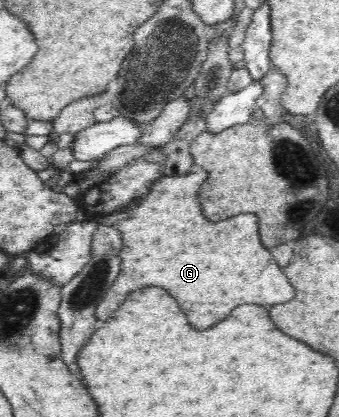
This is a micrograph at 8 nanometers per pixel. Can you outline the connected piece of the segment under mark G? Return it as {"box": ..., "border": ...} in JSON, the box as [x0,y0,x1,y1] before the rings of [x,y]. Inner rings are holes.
{"box":[96,169,294,328],"border":[[[193,169],[186,176],[166,176],[162,174],[150,186],[150,192],[136,204],[116,210],[112,214],[100,216],[96,222],[114,227],[122,233],[122,272],[112,284],[104,299],[96,308],[98,321],[110,318],[116,309],[126,301],[126,298],[140,288],[146,286],[160,286],[170,292],[182,312],[188,316],[188,322],[194,328],[212,328],[220,320],[226,320],[230,312],[240,304],[260,304],[260,306],[274,306],[284,304],[294,298],[294,288],[288,282],[282,268],[276,264],[274,256],[262,246],[258,236],[258,218],[254,214],[238,214],[228,220],[210,222],[204,218],[198,194],[200,185],[207,179],[208,173],[204,169]]]}

